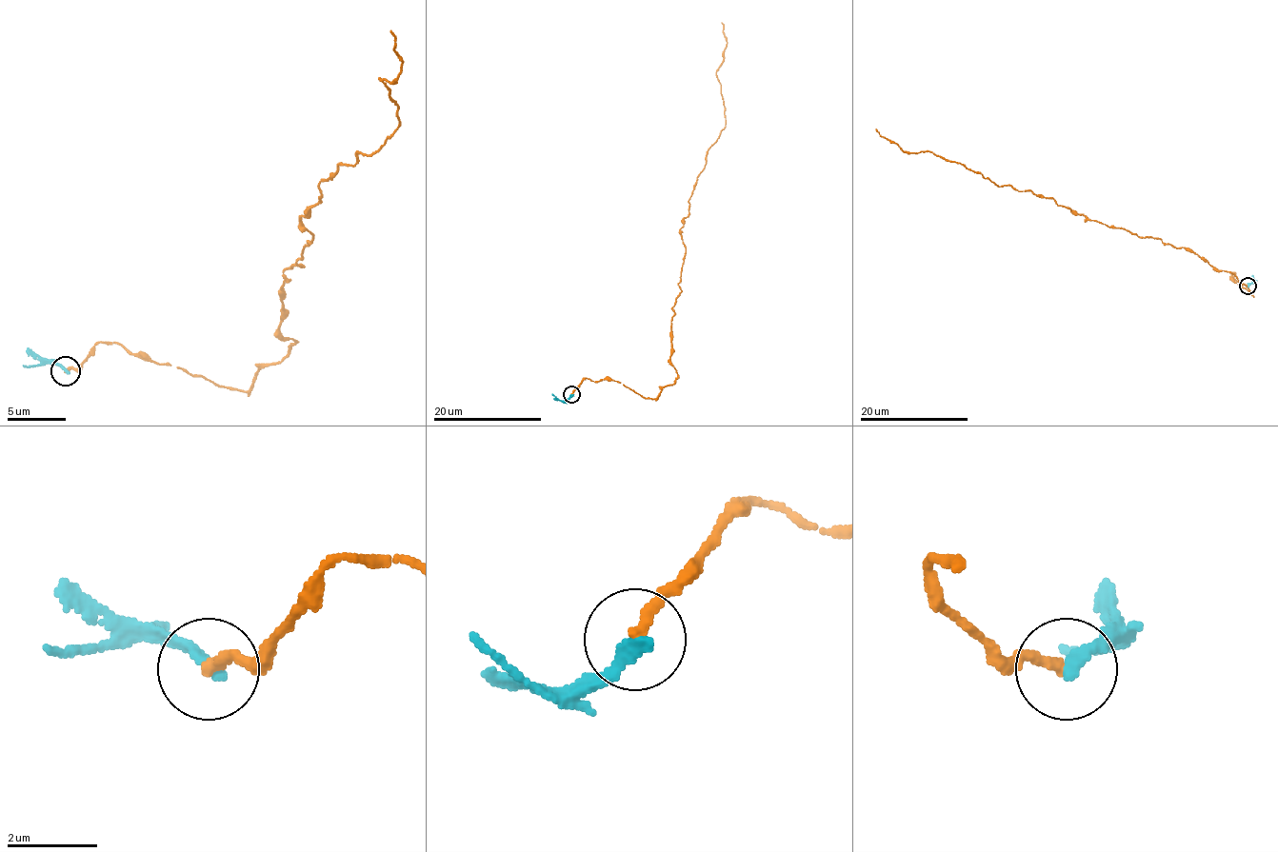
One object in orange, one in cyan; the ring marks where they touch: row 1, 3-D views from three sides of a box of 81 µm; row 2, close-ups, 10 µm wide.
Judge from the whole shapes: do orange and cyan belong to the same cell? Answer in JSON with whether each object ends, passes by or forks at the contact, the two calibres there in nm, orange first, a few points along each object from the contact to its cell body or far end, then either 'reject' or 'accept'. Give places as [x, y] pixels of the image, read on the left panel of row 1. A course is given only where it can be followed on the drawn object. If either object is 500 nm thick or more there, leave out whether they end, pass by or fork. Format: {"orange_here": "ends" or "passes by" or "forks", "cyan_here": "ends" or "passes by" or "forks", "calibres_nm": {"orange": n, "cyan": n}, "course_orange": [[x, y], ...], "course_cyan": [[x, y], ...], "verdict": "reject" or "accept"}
{"orange_here": "ends", "cyan_here": "ends", "calibres_nm": {"orange": 260, "cyan": 280}, "course_orange": [[66, 370], [122, 344], [245, 390], [277, 365], [301, 217], [398, 126], [389, 29]], "course_cyan": [[66, 370], [49, 365], [22, 365]], "verdict": "reject"}

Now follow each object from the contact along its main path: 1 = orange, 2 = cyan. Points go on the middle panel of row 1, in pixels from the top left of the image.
1: (571, 394), (589, 378), (654, 398), (677, 378), (680, 227), (725, 127), (721, 22)
2: (571, 394), (564, 401), (551, 394)

